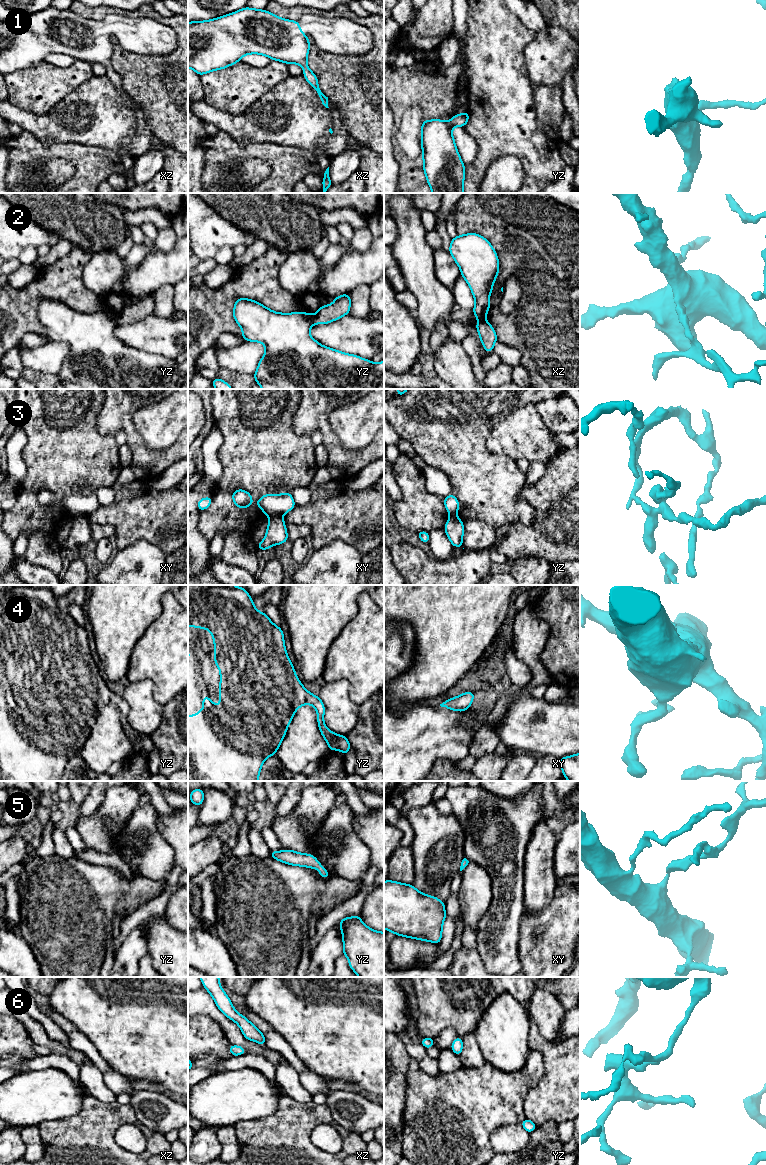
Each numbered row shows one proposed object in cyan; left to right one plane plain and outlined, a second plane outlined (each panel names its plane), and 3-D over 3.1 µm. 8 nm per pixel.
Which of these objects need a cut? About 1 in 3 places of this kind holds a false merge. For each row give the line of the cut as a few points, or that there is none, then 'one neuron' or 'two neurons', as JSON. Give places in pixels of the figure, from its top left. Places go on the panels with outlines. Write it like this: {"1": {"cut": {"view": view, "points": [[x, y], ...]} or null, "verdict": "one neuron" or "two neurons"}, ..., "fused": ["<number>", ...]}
{"1": {"cut": null, "verdict": "one neuron"}, "2": {"cut": {"view": "yz", "points": [[313, 315], [314, 322]]}, "verdict": "two neurons"}, "3": {"cut": {"view": "xy", "points": [[280, 515], [269, 517]]}, "verdict": "two neurons"}, "4": {"cut": null, "verdict": "one neuron"}, "5": {"cut": null, "verdict": "one neuron"}, "6": {"cut": null, "verdict": "one neuron"}, "fused": ["2", "3"]}

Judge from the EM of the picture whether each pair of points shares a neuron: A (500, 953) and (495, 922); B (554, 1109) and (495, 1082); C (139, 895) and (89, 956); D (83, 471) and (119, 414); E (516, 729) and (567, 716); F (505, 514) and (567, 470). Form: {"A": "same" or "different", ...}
{"A": "same", "B": "different", "C": "same", "D": "different", "E": "same", "F": "different"}

